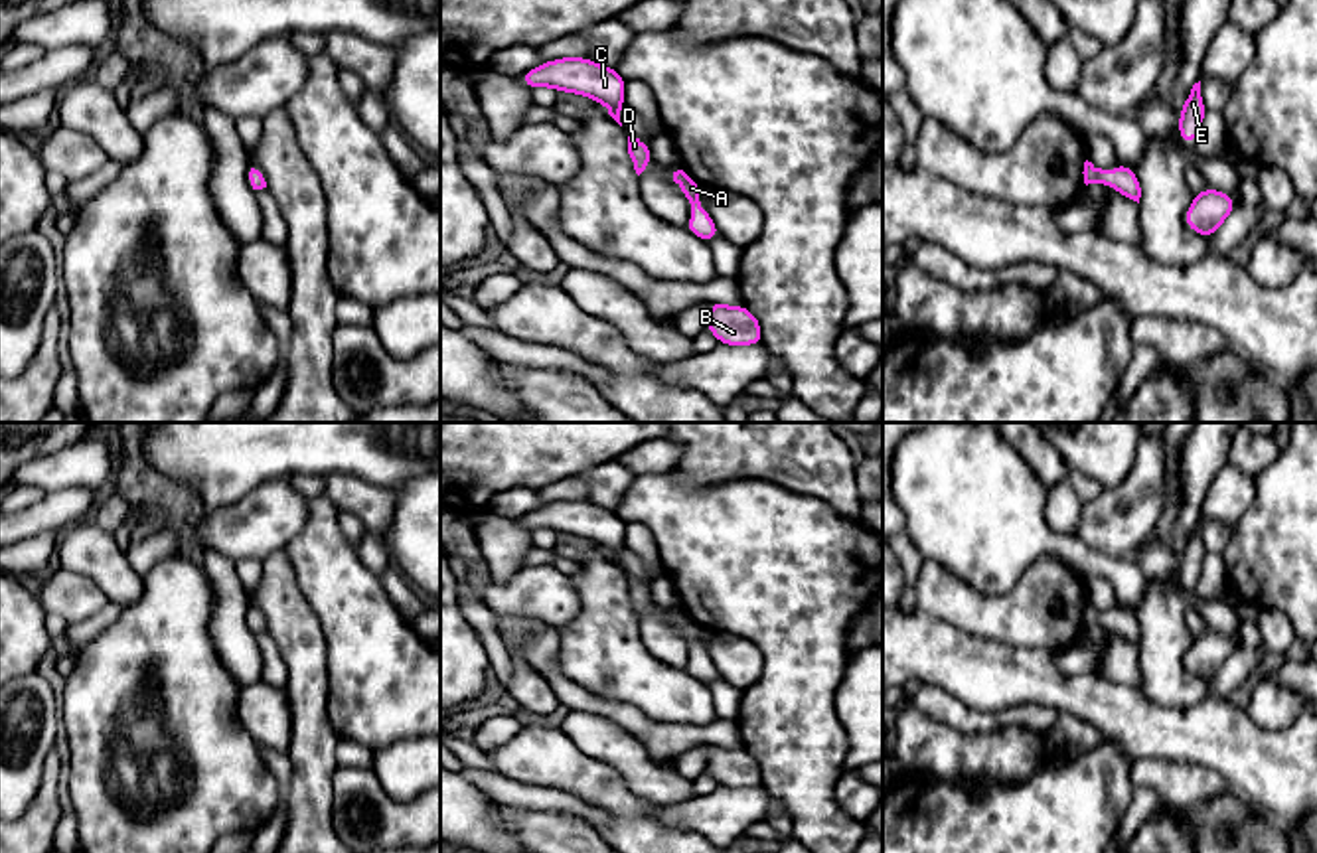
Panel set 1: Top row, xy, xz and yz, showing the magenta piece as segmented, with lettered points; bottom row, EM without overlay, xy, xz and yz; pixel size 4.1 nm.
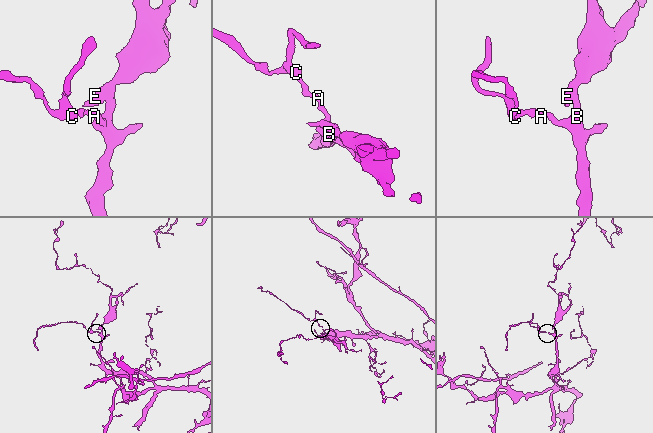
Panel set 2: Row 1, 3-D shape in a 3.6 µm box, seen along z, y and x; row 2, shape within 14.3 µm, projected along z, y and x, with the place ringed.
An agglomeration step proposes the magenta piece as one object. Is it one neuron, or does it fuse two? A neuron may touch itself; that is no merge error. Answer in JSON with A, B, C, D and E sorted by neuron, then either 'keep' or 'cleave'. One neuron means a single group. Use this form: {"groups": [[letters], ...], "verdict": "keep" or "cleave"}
{"groups": [["A", "B", "C", "D", "E"]], "verdict": "keep"}

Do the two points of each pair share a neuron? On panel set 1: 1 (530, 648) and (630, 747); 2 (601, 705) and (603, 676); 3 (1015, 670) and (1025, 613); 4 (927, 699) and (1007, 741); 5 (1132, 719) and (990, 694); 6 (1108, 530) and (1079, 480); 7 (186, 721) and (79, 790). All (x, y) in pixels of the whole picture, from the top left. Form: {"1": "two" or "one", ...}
{"1": "two", "2": "two", "3": "two", "4": "two", "5": "one", "6": "two", "7": "one"}

